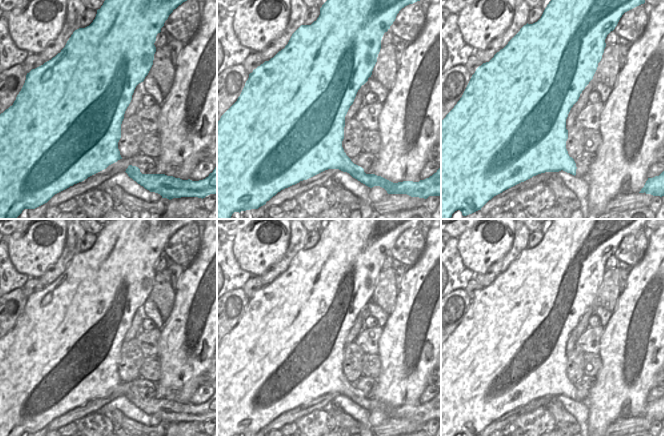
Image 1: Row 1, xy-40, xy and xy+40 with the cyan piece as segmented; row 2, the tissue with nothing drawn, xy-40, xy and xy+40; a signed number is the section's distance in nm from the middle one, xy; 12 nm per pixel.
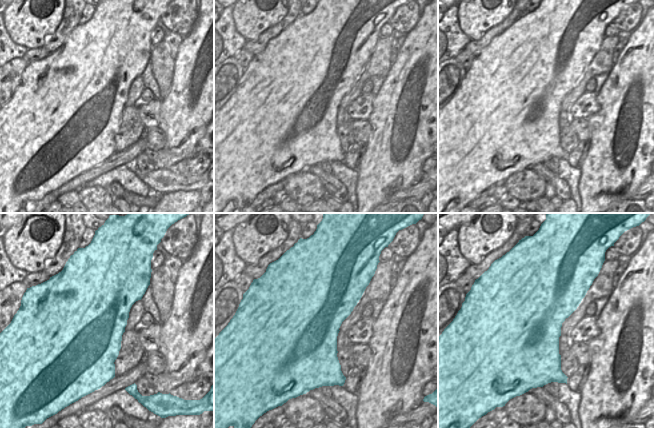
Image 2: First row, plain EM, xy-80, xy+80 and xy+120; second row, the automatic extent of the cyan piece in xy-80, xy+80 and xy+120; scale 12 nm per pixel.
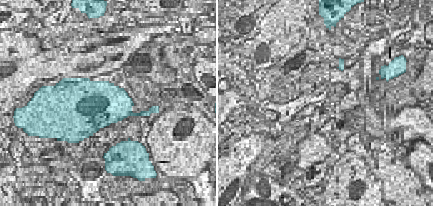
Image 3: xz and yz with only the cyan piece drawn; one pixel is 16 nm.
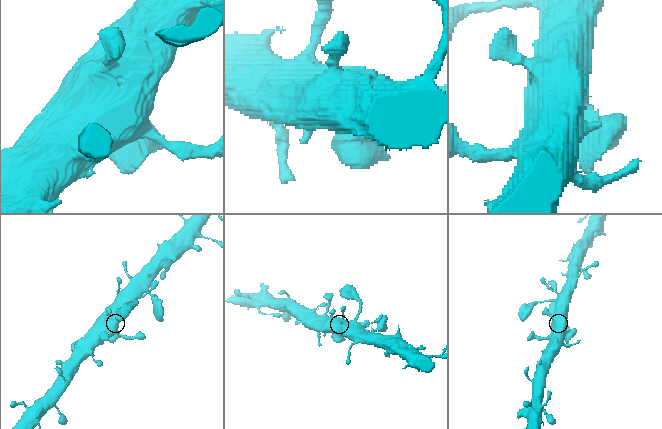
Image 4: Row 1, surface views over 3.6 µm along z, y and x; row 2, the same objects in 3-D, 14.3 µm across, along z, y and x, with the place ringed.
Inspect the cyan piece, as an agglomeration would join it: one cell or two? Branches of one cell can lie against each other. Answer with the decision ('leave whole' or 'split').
leave whole

